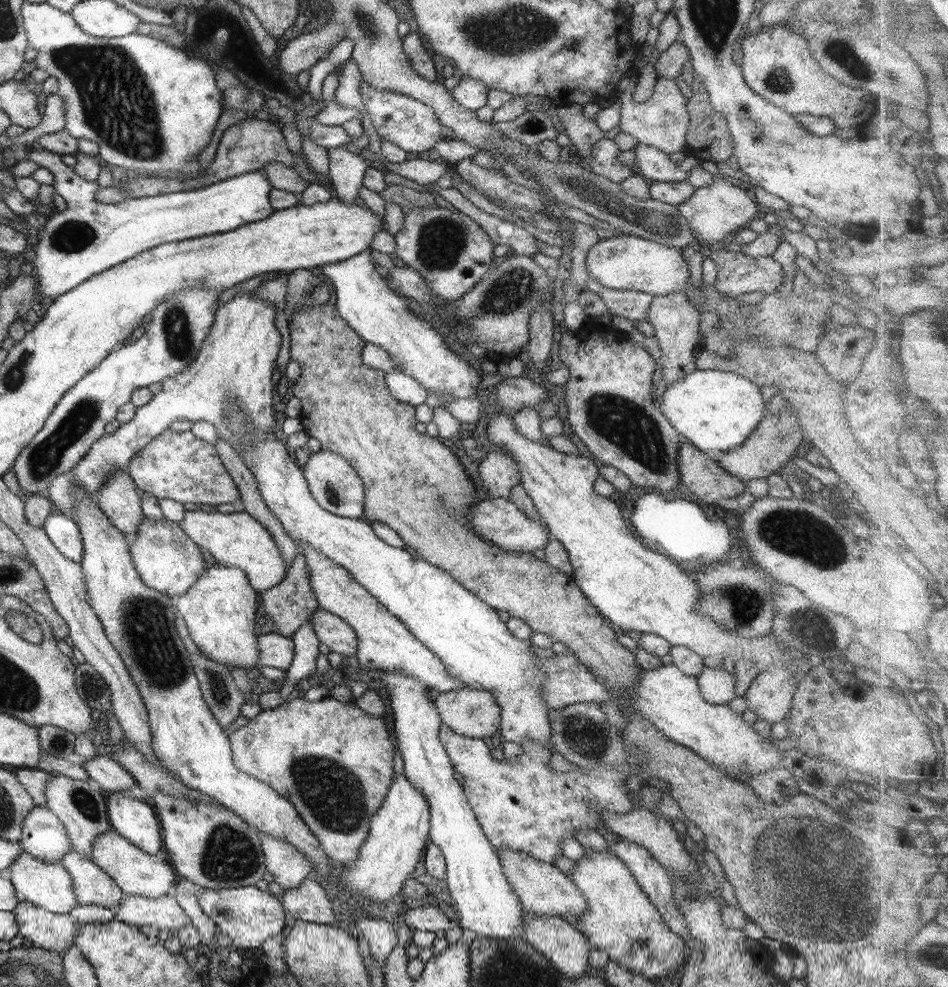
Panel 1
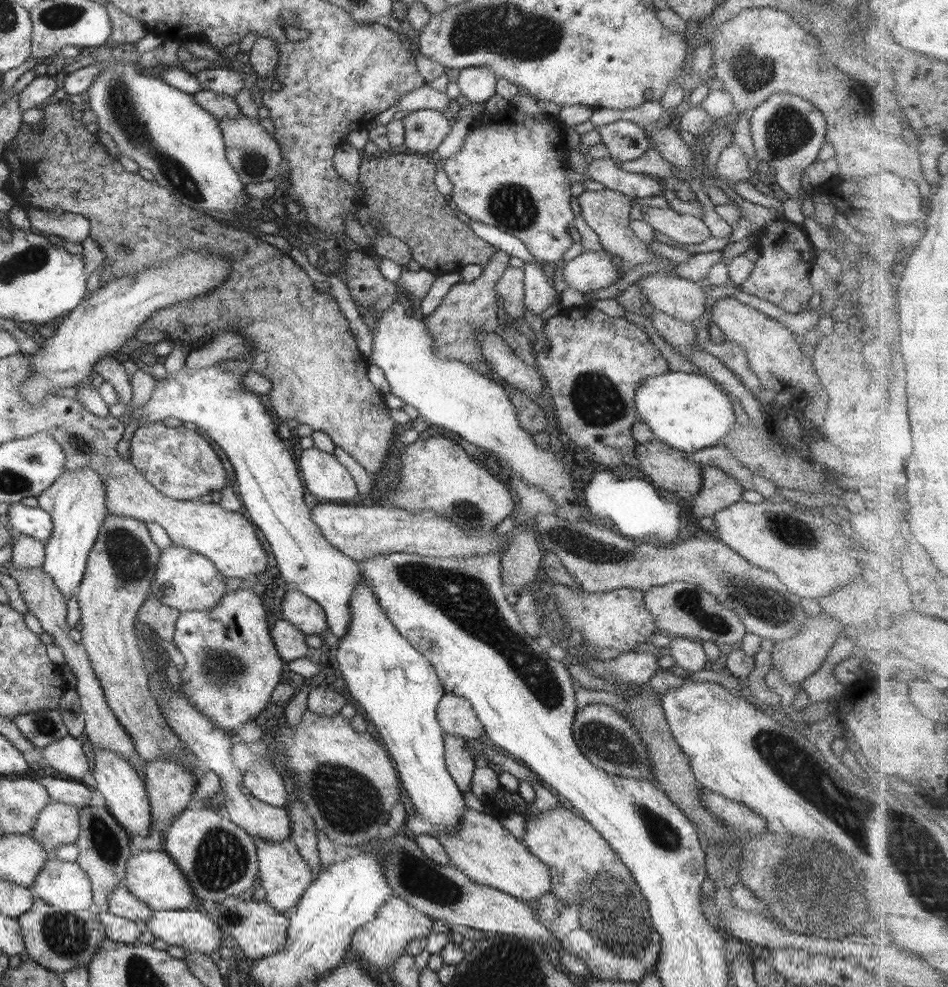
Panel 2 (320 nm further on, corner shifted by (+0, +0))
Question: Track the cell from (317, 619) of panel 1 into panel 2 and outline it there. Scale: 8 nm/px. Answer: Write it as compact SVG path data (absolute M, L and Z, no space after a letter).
M286 589L280 602L281 616L304 635L319 635L326 628L323 609L295 589Z

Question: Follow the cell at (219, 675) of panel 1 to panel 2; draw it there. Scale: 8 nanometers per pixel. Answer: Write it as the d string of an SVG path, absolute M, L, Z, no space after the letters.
M155 597L145 599L137 609L136 619L172 644L175 621L180 611L161 604Z

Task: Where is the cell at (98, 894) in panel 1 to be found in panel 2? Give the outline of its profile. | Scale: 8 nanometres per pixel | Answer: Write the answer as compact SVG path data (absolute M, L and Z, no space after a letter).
M122 884L109 895L107 901L107 913L113 917L135 922L141 927L147 924L152 912L142 902L138 902Z

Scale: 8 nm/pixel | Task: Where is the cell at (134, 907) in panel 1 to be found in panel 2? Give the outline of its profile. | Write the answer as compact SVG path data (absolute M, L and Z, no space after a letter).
M193 908L152 912L145 926L168 946L208 957L211 952L220 951L224 938L204 912Z

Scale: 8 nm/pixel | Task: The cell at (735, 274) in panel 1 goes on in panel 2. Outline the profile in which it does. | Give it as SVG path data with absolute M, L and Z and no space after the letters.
M771 218L760 228L756 245L759 256L743 284L743 292L774 304L782 312L797 314L804 310L806 302L815 290L810 285L808 274L814 264L815 248L809 242L800 225L785 218Z

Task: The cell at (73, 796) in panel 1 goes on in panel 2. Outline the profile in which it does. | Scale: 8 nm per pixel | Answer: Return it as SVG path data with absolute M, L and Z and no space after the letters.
M88 804L83 808L77 809L77 812L79 815L80 829L77 840L74 842L78 848L76 863L90 878L92 910L96 913L106 913L109 895L111 895L125 878L127 859L130 856L129 835L103 808L97 808L97 806L90 806Z

